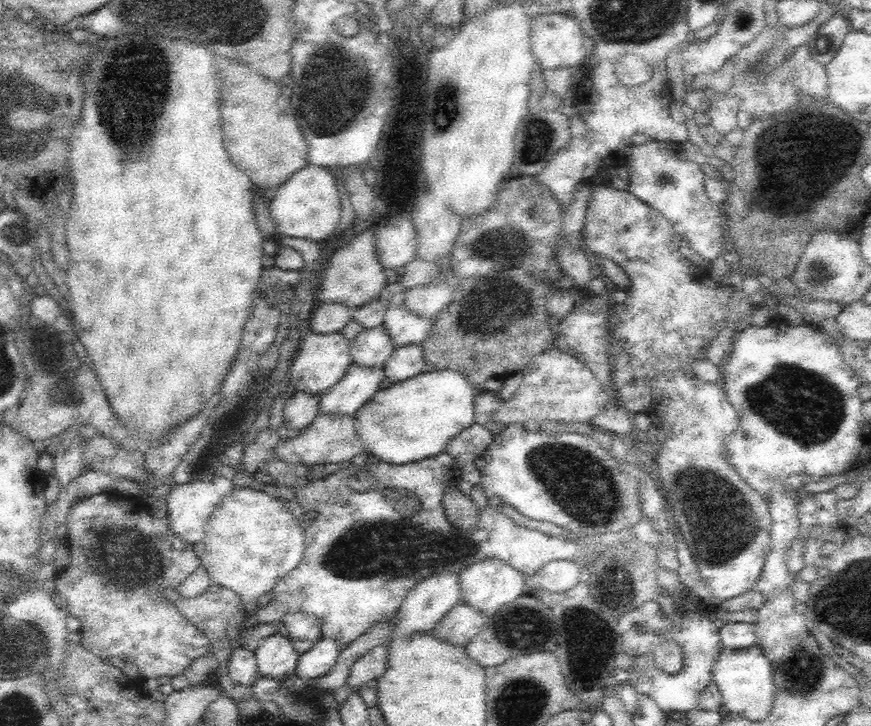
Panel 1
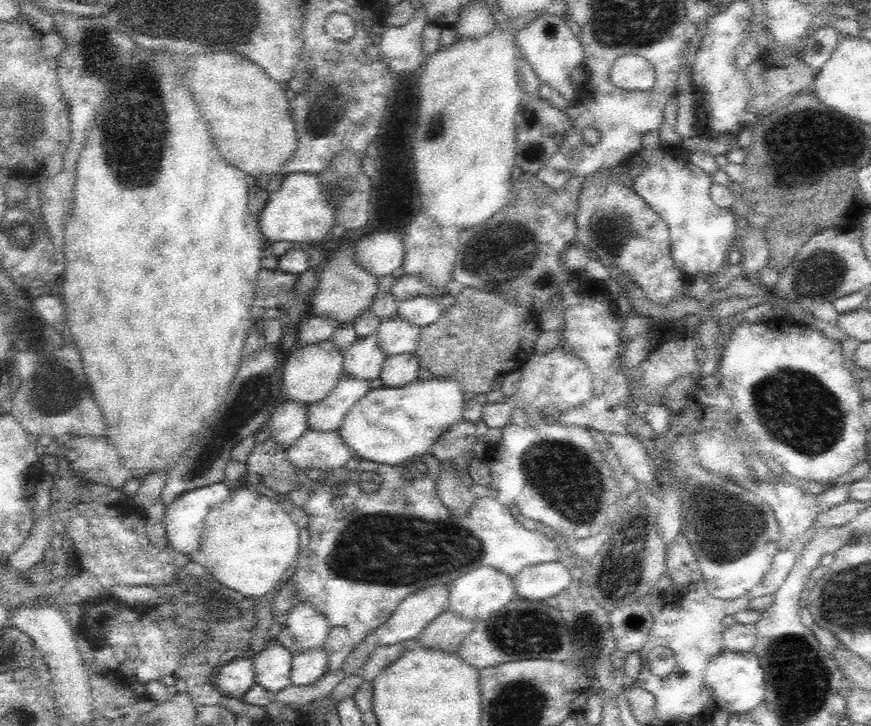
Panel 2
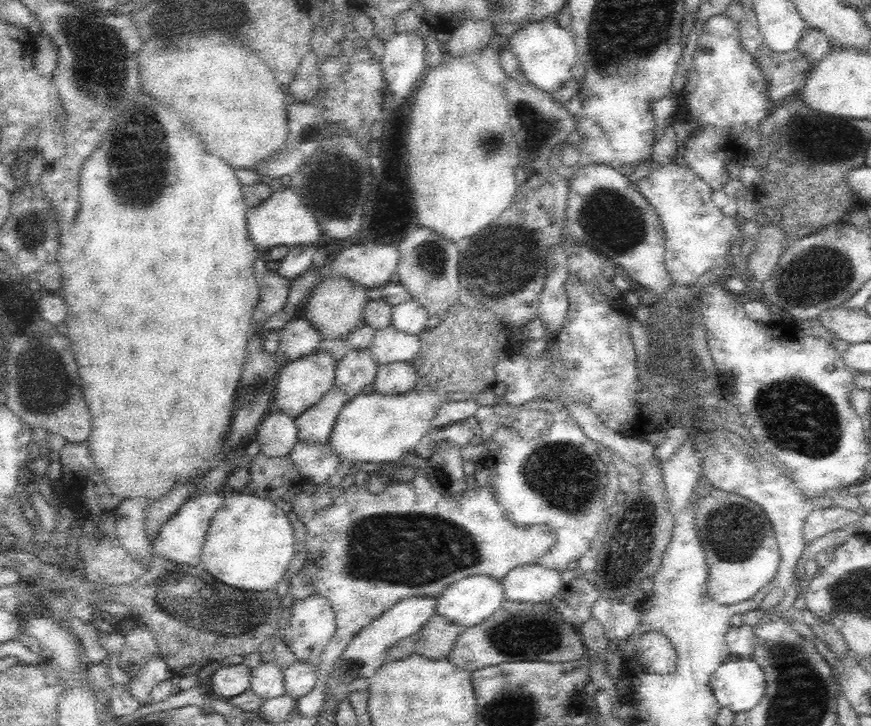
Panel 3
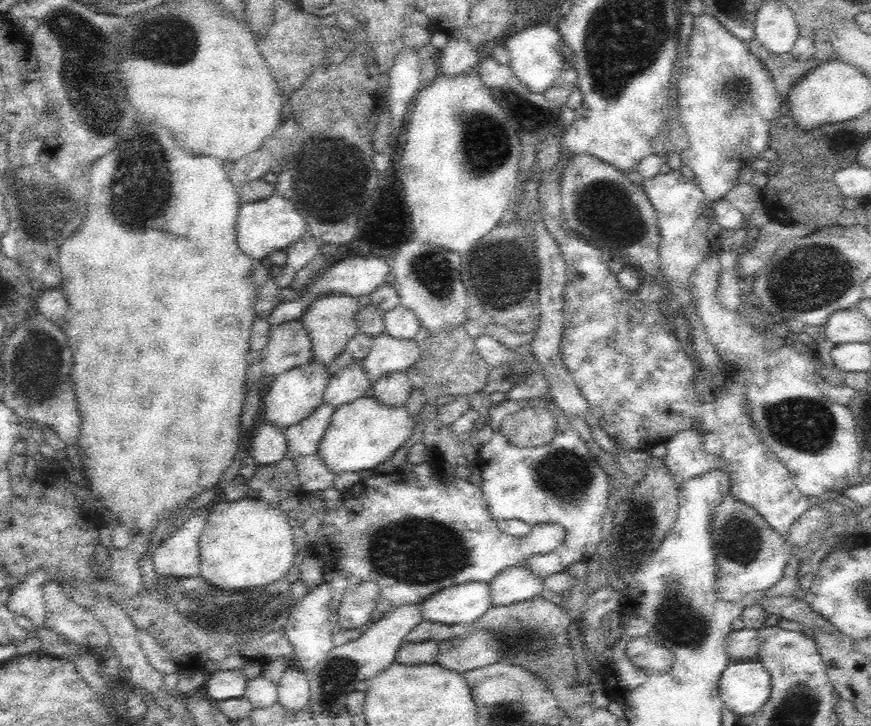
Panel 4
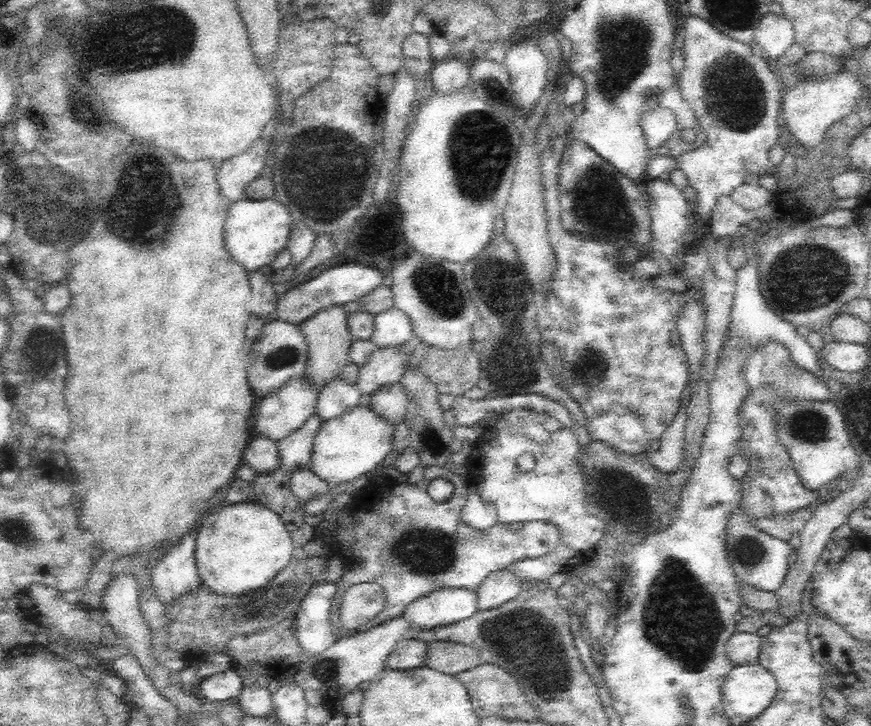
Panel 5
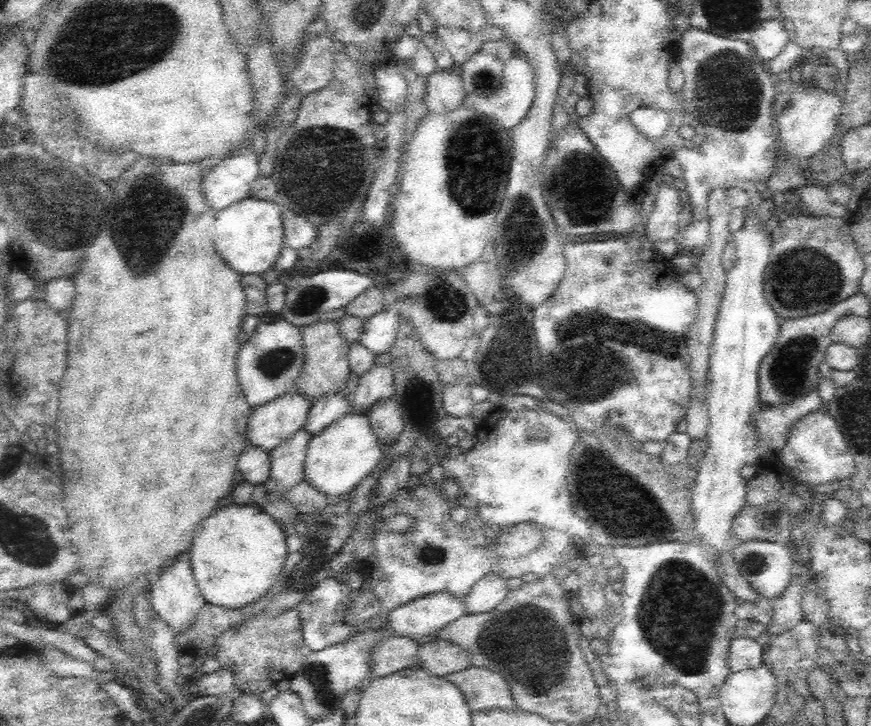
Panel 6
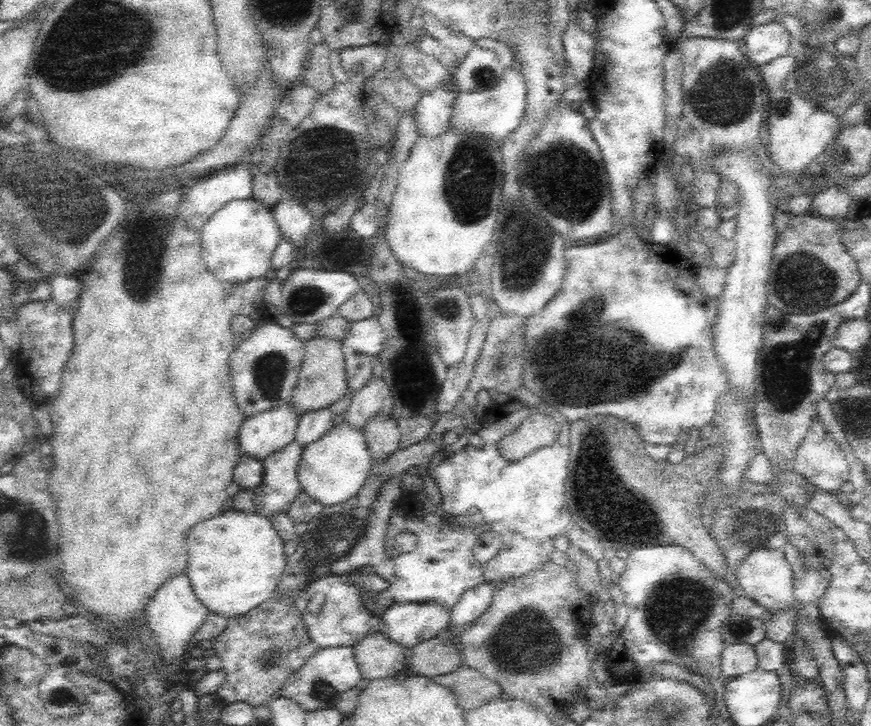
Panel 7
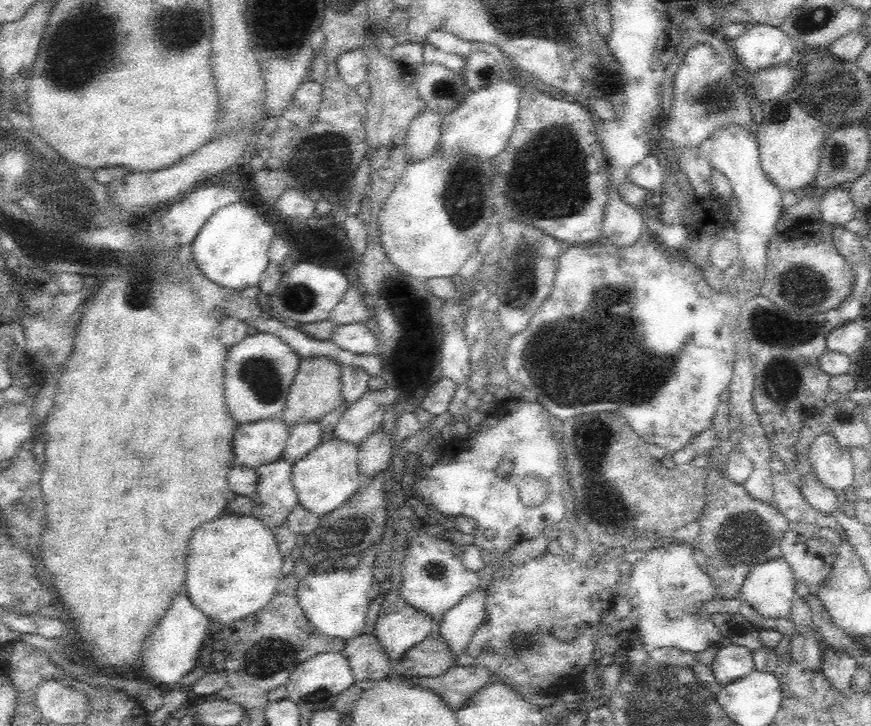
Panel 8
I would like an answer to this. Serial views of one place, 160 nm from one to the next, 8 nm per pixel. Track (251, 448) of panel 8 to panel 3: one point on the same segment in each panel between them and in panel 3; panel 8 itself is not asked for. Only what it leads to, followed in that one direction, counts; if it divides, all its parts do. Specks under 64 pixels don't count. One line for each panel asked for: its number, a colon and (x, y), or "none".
3: (301, 383)
4: (292, 396)
5: (277, 414)
6: (269, 425)
7: (261, 435)

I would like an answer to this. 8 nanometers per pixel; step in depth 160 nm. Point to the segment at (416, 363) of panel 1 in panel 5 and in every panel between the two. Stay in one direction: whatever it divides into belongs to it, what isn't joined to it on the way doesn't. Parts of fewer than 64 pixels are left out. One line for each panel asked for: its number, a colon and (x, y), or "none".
2: (397, 370)
3: (399, 377)
4: (394, 389)
5: (390, 403)

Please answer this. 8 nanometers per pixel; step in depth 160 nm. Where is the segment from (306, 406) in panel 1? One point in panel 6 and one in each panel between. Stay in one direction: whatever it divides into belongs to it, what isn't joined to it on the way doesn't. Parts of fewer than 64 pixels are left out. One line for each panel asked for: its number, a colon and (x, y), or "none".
2: (289, 420)
3: (277, 434)
4: (268, 445)
5: (262, 455)
6: (254, 464)

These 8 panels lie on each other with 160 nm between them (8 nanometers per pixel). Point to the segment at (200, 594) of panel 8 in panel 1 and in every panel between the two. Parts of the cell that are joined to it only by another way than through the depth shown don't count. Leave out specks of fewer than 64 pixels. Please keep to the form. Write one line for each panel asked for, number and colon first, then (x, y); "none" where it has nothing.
1: (251, 540)
2: (248, 541)
3: (250, 542)
4: (246, 543)
5: (240, 547)
6: (237, 558)
7: (235, 561)

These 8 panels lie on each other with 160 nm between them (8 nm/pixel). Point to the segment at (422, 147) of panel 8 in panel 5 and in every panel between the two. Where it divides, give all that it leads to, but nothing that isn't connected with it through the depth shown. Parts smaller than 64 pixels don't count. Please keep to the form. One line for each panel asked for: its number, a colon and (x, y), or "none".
5: (450, 75)
6: (445, 92)
7: (432, 114)

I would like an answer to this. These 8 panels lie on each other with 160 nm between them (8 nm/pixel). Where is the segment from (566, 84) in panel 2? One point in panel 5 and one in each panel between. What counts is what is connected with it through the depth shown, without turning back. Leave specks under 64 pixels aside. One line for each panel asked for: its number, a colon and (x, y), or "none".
3: (546, 51)
4: (535, 55)
5: (528, 69)

